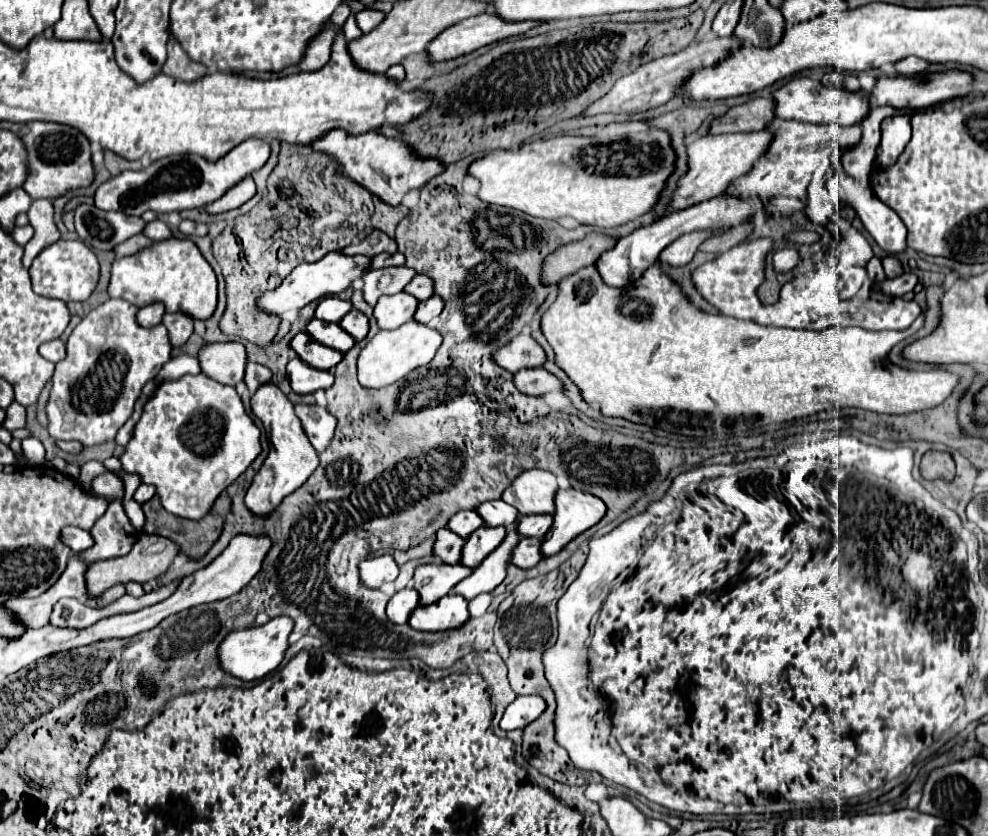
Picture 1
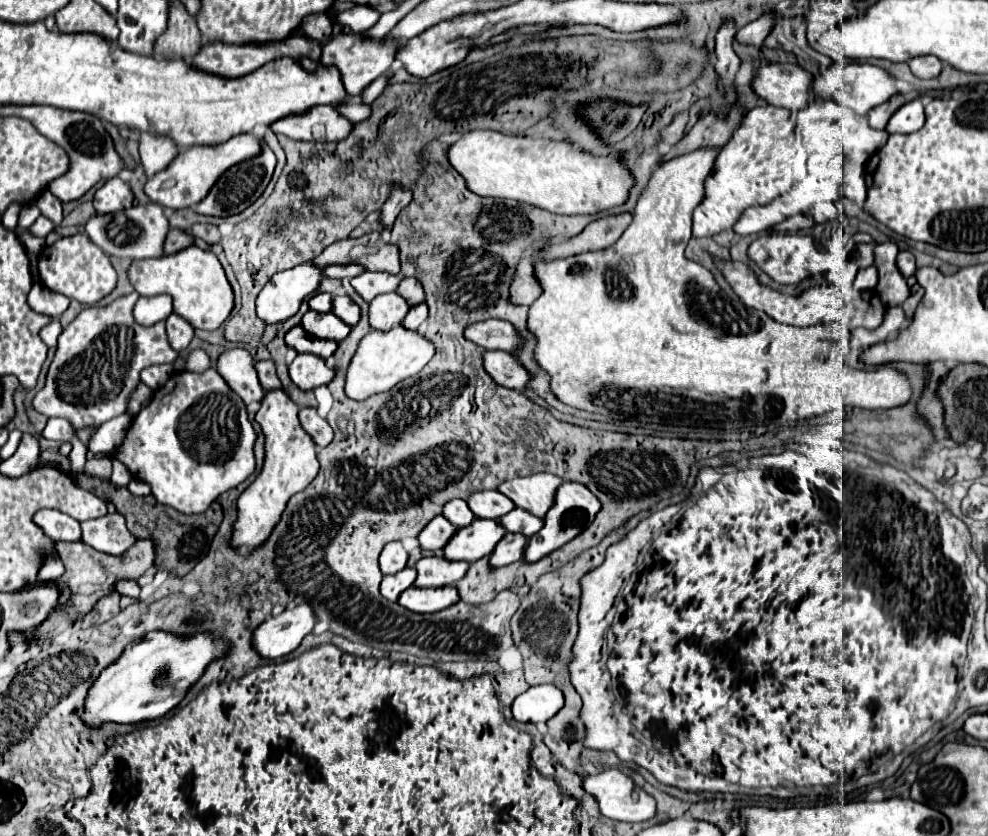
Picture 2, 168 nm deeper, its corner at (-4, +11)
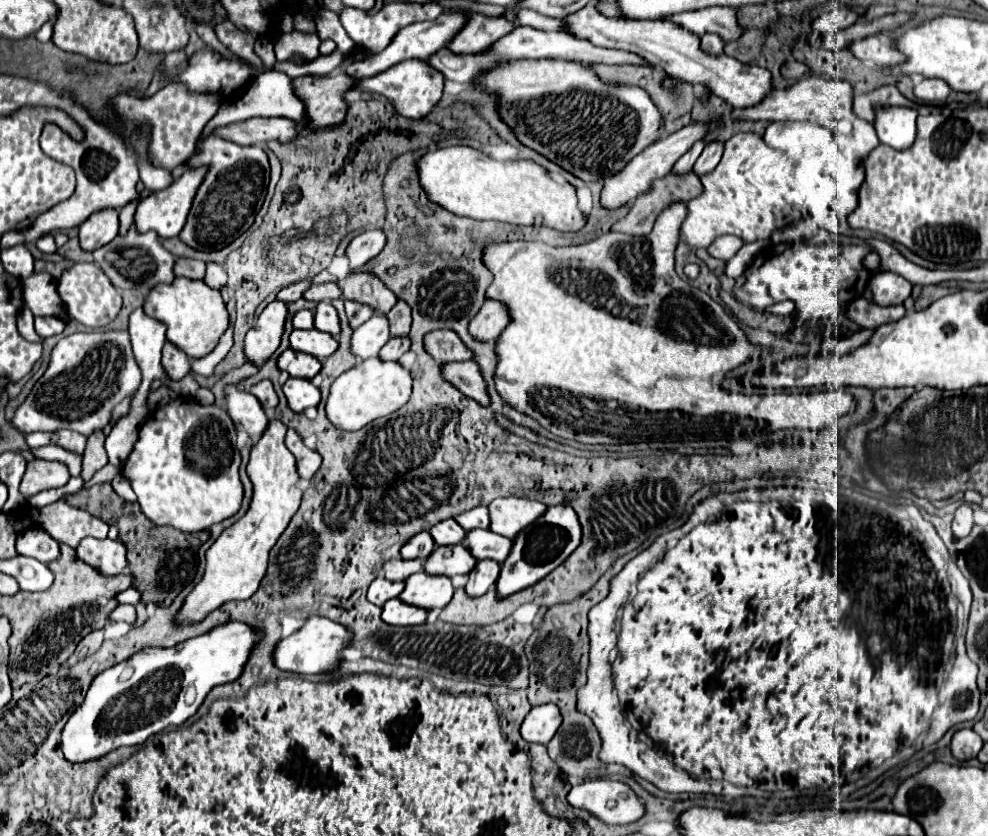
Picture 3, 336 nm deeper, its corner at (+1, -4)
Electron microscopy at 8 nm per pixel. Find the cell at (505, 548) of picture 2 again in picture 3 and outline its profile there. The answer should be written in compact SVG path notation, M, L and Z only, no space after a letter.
M490 559L478 561L476 567L468 573L468 583L464 587L466 595L470 595L470 597L484 595L490 587L494 587L498 575L500 575L500 563L490 561Z

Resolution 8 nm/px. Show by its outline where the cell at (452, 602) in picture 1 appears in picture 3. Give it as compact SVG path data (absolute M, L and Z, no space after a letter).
M390 599L382 607L382 621L388 625L422 625L426 621L428 611L416 609L400 599Z

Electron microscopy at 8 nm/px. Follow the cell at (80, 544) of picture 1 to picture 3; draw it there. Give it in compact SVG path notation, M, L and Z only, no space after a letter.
M28 527L16 539L16 553L38 559L42 563L50 563L60 555L60 549L58 541L52 539L42 527Z

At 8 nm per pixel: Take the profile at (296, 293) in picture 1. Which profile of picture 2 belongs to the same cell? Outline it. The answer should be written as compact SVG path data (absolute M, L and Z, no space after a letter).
M313 262L297 264L297 268L277 272L257 296L257 316L265 324L285 322L297 314L303 298L317 292L323 270Z

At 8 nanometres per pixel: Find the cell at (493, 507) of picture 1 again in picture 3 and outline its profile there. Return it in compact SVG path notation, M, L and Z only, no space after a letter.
M474 507L470 511L464 511L464 513L456 515L454 519L456 519L456 523L460 523L460 527L464 527L464 531L472 531L476 527L480 527L480 529L490 527L488 507Z

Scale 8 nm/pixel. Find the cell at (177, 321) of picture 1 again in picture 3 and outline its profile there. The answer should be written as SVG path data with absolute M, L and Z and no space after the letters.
M166 343L162 349L162 367L168 373L168 379L180 381L190 373L190 359L188 355L184 355L184 351L174 347L172 343Z

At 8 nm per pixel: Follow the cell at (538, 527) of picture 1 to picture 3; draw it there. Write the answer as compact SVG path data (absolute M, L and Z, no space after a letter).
M488 529L468 531L466 537L464 537L464 543L478 561L494 559L494 561L502 563L508 557L510 549L512 549L510 539L506 539L502 535L496 535L492 531L488 531Z

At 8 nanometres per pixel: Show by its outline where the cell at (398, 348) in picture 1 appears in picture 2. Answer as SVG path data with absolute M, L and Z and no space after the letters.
M397 324L389 332L371 330L359 342L359 348L349 364L345 392L353 400L365 400L373 394L385 392L393 388L397 382L421 372L423 366L433 358L433 354L435 354L435 344L431 340L425 340L425 336L421 336L417 330L409 332L403 324Z

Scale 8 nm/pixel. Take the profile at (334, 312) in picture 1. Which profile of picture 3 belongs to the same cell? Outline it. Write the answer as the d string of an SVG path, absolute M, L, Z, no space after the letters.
M298 311L292 317L294 329L312 329L314 327L314 313L312 311Z

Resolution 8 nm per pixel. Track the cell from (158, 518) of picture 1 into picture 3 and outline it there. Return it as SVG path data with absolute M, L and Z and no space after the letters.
M110 483L84 487L82 491L68 495L66 501L72 507L90 511L104 523L114 525L118 529L118 537L128 549L128 569L134 577L132 587L140 591L142 603L158 603L162 607L168 607L174 601L174 597L194 579L198 569L198 549L208 539L208 531L188 535L176 531L174 527L156 527L140 511L138 503L128 503L120 499L116 491L112 491Z

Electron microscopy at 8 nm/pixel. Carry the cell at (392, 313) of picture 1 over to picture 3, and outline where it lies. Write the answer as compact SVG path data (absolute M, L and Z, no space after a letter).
M372 315L366 323L352 331L350 351L362 361L378 357L378 351L386 345L388 339L390 339L388 319L384 315Z

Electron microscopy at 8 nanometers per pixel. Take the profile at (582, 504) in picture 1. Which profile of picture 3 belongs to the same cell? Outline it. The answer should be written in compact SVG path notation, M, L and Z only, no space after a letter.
M570 505L548 507L540 519L524 527L524 531L520 531L520 535L516 535L516 539L512 541L512 551L508 559L502 563L500 577L496 581L496 597L504 599L544 579L580 545L580 535L582 535L580 521Z

